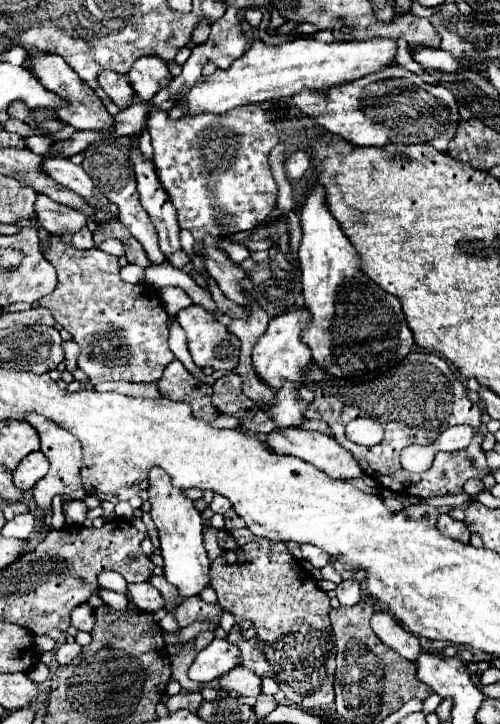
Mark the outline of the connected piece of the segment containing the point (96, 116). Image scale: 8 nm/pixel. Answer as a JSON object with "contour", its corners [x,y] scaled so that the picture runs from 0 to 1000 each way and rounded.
{"contour":[[[60,72],[60,83],[64,83],[64,99],[72,102],[72,108],[80,108],[80,116],[92,122],[92,124],[104,124],[108,130],[120,130],[120,135],[128,135],[128,141],[136,141],[136,152],[140,155],[112,155],[112,160],[120,166],[128,166],[132,171],[148,174],[152,180],[220,180],[224,174],[224,160],[216,157],[216,152],[208,149],[204,138],[192,133],[192,127],[172,119],[144,97],[140,91],[128,86],[128,80],[112,77],[112,75],[64,75]]]}

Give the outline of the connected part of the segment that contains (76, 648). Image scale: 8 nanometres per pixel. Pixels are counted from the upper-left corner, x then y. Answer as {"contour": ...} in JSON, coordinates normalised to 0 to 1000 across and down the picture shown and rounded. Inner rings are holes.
{"contour":[[[132,887],[132,890],[124,890],[124,892],[116,892],[116,898],[112,898],[112,914],[116,917],[136,917],[136,914],[144,914],[156,903],[160,903],[160,890],[152,890],[152,887]]]}

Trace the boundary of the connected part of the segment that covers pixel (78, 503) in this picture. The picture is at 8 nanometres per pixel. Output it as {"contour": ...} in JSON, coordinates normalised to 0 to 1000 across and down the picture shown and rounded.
{"contour":[[[136,691],[128,696],[128,710],[132,710],[132,724],[140,727],[160,727],[172,718],[176,702],[164,691]]]}

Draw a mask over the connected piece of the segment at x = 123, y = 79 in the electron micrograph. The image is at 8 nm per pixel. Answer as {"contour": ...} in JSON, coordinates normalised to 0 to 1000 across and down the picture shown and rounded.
{"contour":[[[204,99],[196,105],[196,116],[240,152],[268,144],[268,124],[256,113],[256,105],[236,99]]]}

